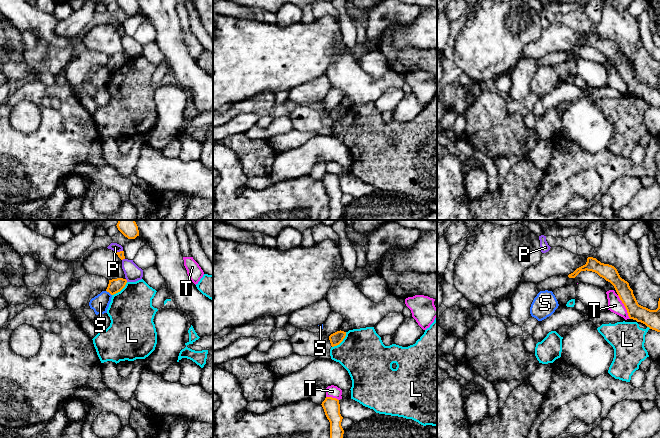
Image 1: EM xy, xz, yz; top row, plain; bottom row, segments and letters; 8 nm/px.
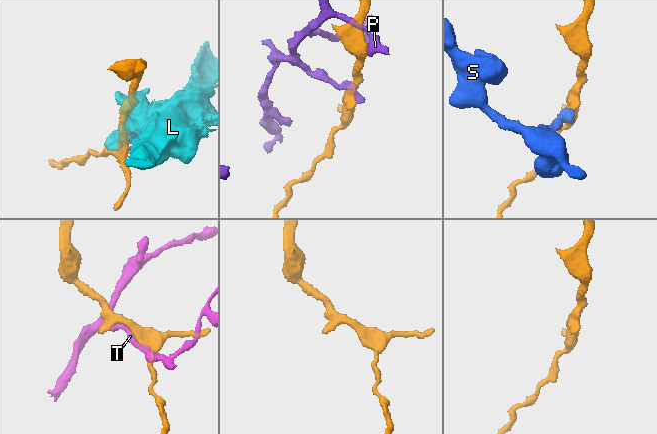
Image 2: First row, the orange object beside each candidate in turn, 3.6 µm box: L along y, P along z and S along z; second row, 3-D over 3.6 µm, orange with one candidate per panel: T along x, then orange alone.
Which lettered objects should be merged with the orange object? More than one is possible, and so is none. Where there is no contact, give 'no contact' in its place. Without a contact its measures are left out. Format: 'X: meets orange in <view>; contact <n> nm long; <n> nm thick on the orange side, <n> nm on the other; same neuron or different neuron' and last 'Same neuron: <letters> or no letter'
L: meets orange in xz; contact 170 nm long; 100 nm thick on the orange side, 380 nm on the other; different neuron
P: meets orange in xy; contact 30 nm long; 110 nm thick on the orange side, 140 nm on the other; different neuron
S: meets orange in xy; contact 60 nm long; 110 nm thick on the orange side, 140 nm on the other; different neuron
T: meets orange in yz; contact 220 nm long; 140 nm thick on the orange side, 120 nm on the other; different neuron
Same neuron: no letter

